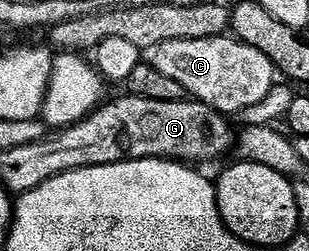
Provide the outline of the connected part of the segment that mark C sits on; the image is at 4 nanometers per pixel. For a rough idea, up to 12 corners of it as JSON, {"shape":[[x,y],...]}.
{"shape":[[227,35],[165,41],[156,69],[228,117],[265,102],[265,53]]}

